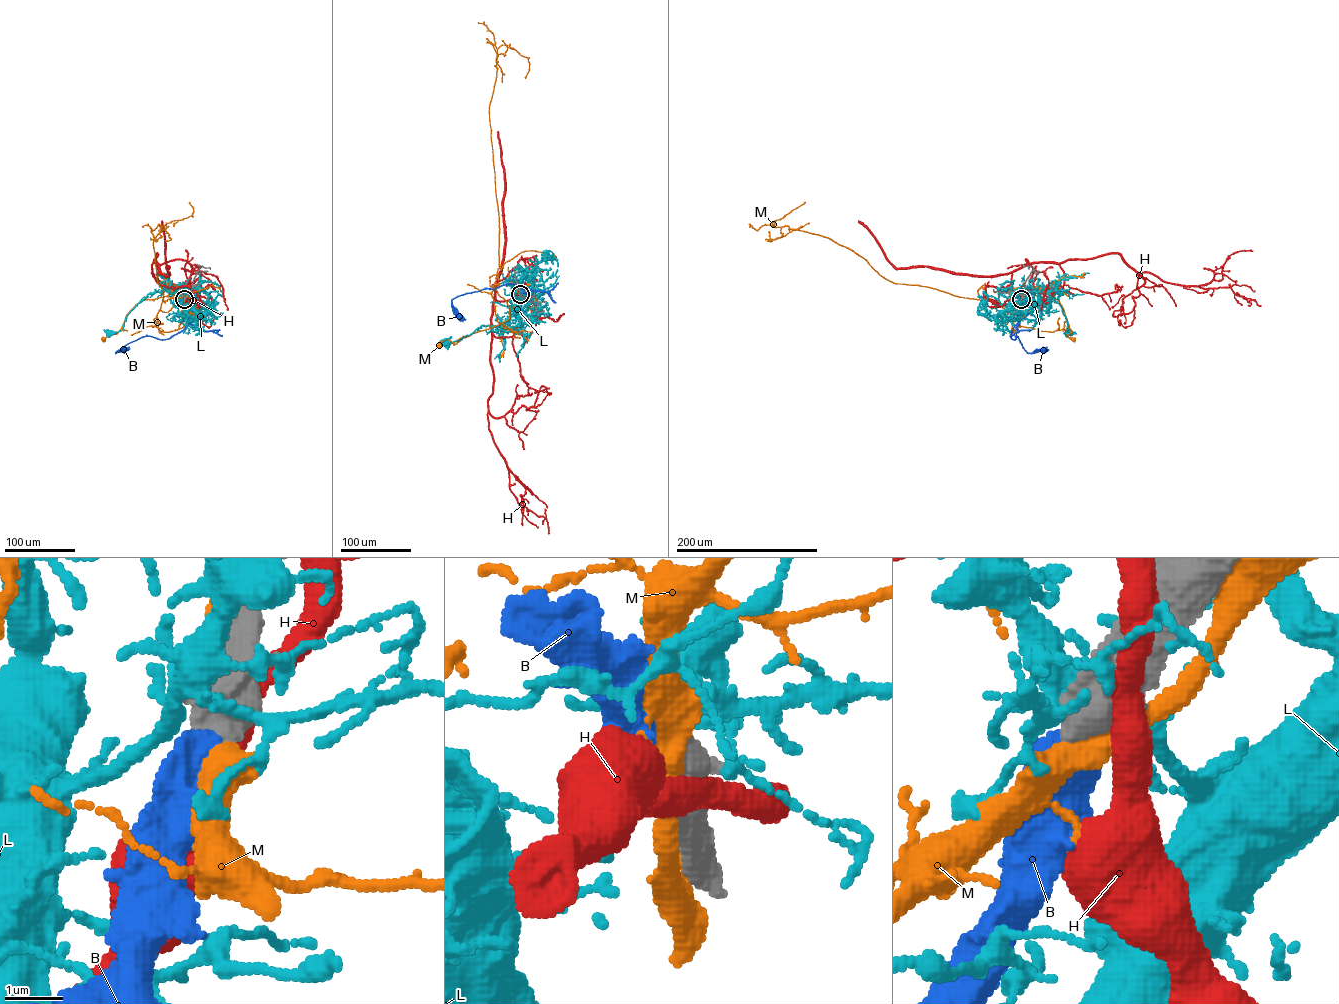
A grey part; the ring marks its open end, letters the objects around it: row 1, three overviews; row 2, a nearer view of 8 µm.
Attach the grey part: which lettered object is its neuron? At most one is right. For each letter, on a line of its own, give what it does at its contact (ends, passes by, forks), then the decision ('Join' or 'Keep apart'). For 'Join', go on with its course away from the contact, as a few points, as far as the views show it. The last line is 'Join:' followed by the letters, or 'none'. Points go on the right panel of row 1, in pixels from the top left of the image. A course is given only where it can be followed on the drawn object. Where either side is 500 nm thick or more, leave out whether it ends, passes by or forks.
B: Join. Its course: (1021, 299), (1016, 308), (1019, 321), (1012, 329), (1011, 337), (1014, 339), (1016, 336), (1027, 353), (1044, 349)
H: Keep apart
L: Keep apart
M: Keep apart
Join: B

